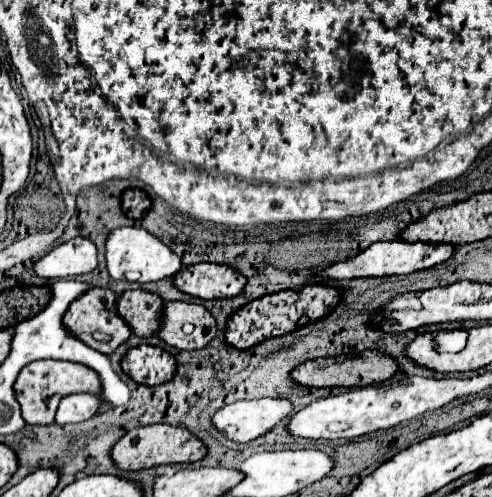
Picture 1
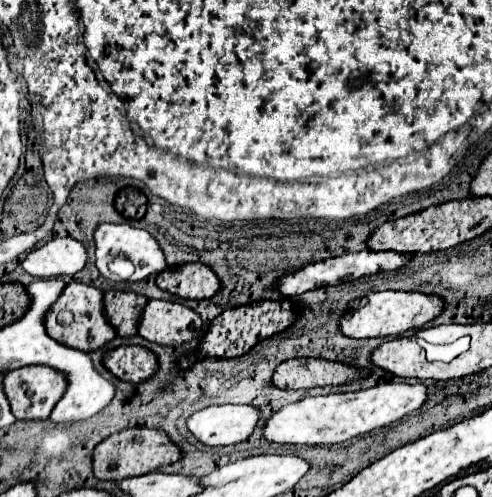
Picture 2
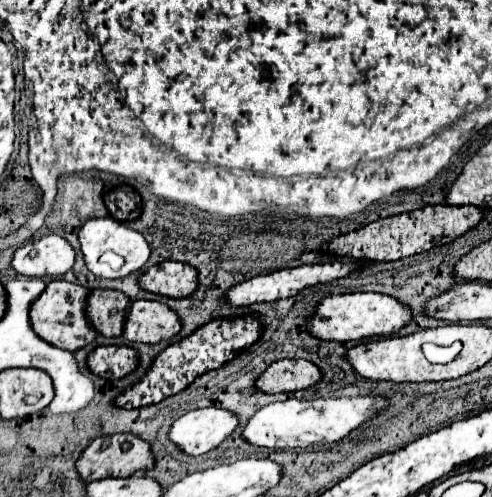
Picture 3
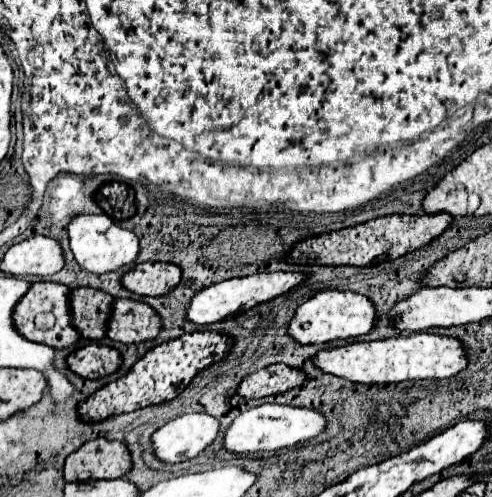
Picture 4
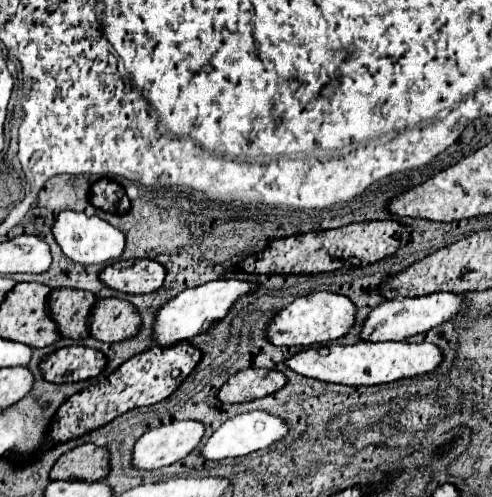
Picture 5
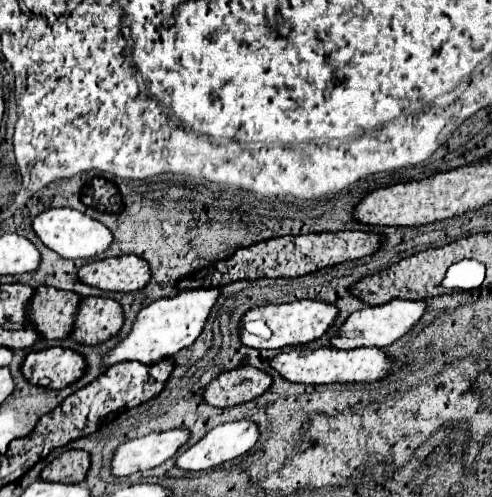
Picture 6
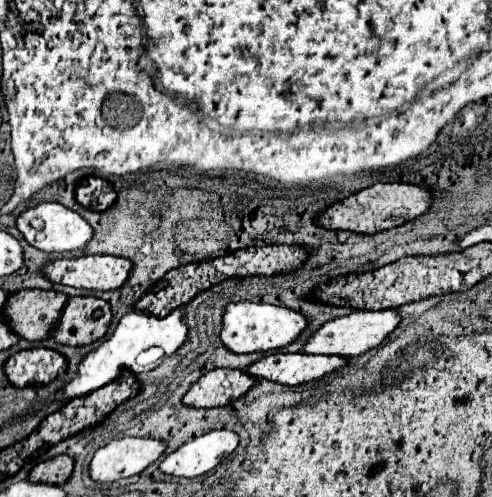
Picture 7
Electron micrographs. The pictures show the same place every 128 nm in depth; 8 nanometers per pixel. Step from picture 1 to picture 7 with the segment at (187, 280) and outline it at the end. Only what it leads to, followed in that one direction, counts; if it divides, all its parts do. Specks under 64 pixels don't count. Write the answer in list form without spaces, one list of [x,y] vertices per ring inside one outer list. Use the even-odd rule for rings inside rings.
[[[80,256],[50,260],[42,274],[54,284],[66,284],[84,290],[122,288],[132,270],[132,262],[116,256]]]

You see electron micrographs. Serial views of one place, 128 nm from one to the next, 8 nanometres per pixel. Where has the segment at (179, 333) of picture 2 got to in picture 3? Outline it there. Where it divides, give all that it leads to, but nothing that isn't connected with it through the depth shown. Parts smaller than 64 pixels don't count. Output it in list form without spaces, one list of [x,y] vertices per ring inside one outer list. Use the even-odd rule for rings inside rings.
[[[134,300],[130,302],[126,324],[122,336],[130,342],[158,344],[170,340],[180,332],[180,322],[176,312],[172,312],[162,302]]]

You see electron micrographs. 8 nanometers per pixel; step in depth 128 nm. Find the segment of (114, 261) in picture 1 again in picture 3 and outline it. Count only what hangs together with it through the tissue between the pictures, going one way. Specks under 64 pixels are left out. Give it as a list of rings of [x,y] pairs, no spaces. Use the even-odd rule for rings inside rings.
[[[92,218],[92,220],[86,220],[80,230],[78,230],[78,242],[80,242],[80,250],[84,254],[84,262],[88,266],[88,270],[100,278],[122,278],[122,276],[128,276],[136,270],[140,270],[148,258],[150,258],[150,246],[148,242],[144,240],[144,236],[132,228],[126,228],[124,224],[116,222],[114,218]],[[106,250],[114,250],[116,254],[120,254],[126,262],[120,270],[112,270],[110,266],[106,264],[98,264],[98,258],[106,252]]]

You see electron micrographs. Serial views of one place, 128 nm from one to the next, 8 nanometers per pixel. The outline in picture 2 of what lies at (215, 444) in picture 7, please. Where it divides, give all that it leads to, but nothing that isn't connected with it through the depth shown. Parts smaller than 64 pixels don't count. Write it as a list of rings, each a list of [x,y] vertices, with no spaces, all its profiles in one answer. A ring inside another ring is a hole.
[[[378,384],[368,390],[328,394],[328,396],[308,396],[294,404],[286,404],[276,410],[264,424],[262,436],[276,444],[338,444],[354,436],[366,434],[374,428],[388,426],[402,416],[414,412],[428,400],[426,386],[422,384]]]

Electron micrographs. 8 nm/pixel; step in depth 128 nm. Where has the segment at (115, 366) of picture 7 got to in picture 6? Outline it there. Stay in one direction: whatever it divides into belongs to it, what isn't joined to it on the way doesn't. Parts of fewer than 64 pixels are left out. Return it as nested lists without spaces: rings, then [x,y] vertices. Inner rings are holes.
[[[198,288],[198,290],[178,292],[172,298],[160,298],[156,302],[152,302],[150,306],[144,306],[138,312],[138,316],[132,324],[132,330],[126,334],[126,338],[104,354],[102,368],[108,370],[110,366],[114,366],[118,362],[126,362],[126,360],[136,360],[140,364],[150,366],[160,360],[172,358],[176,352],[190,346],[200,336],[200,332],[208,320],[210,308],[214,306],[218,294],[220,294],[218,288],[212,288],[212,290]]]

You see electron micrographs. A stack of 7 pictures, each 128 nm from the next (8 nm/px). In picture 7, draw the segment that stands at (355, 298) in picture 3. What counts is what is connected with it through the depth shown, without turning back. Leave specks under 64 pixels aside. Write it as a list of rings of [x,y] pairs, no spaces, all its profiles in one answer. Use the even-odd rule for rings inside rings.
[[[242,300],[242,302],[232,302],[224,308],[220,340],[230,352],[236,354],[270,352],[270,350],[284,348],[286,344],[296,340],[298,334],[304,330],[304,326],[306,326],[306,318],[296,310]]]

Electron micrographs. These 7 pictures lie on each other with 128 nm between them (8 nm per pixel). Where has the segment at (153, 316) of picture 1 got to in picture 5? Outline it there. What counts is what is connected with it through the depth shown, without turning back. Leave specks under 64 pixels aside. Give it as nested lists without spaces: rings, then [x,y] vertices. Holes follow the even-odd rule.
[[[54,288],[48,294],[48,310],[58,324],[58,332],[64,338],[80,340],[88,338],[88,318],[96,304],[96,296],[86,290]]]

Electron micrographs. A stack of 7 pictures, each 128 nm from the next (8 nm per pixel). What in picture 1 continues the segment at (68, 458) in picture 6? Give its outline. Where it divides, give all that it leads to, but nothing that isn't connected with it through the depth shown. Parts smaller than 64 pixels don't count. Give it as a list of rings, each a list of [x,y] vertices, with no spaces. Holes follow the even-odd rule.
[[[154,424],[154,426],[142,426],[126,432],[110,450],[112,462],[126,472],[138,472],[160,464],[176,464],[176,462],[196,462],[206,456],[204,444],[190,434],[186,428],[180,426],[168,426],[168,424]]]

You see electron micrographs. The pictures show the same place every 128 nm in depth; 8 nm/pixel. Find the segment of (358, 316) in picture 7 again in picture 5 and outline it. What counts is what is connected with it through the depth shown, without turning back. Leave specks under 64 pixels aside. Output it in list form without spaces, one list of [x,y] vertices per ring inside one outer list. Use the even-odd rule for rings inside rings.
[[[434,292],[420,298],[394,298],[378,304],[368,318],[362,322],[360,340],[362,342],[388,342],[388,340],[404,340],[420,332],[428,332],[430,328],[454,318],[462,308],[462,296],[450,292]]]

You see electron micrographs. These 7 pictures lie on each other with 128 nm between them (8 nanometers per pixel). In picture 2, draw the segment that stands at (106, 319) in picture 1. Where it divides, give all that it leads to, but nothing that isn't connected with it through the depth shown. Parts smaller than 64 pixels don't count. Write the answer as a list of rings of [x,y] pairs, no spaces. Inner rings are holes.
[[[68,282],[60,294],[60,298],[48,308],[44,326],[50,338],[58,340],[64,346],[82,350],[82,352],[92,352],[108,344],[112,338],[116,338],[114,328],[104,316],[104,304],[102,304],[102,290],[80,284],[80,282]]]

